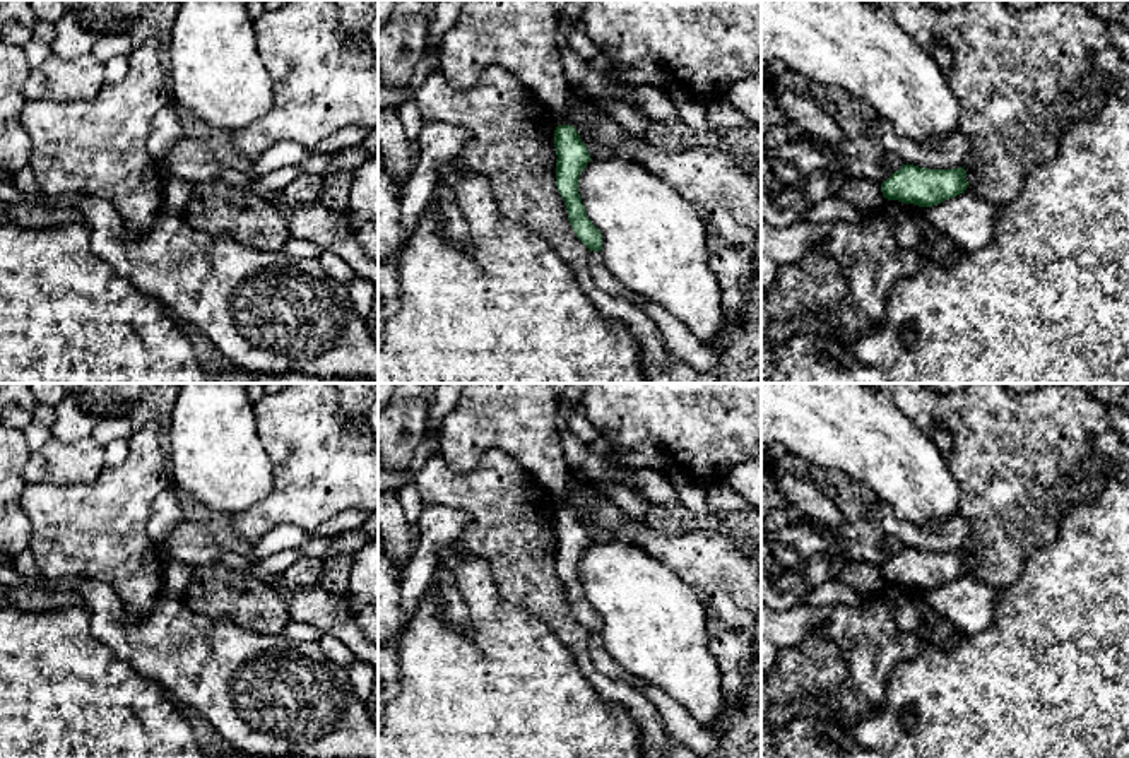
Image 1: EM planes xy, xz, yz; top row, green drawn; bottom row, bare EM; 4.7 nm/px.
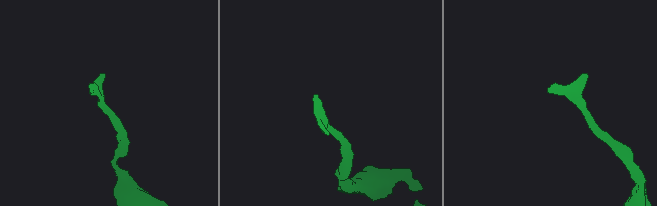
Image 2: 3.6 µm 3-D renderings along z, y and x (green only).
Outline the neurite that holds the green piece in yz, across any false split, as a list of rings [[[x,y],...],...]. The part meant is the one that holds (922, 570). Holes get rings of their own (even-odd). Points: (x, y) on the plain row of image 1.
[[[907,546],[881,566],[881,575],[888,583],[931,590],[965,577],[968,570],[965,560],[966,554],[961,549],[929,553]]]

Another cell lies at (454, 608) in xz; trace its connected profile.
[[[440,566],[436,580],[440,582],[438,597],[443,607],[443,619],[458,630],[470,633],[472,626],[467,614],[467,606],[455,585],[453,575],[445,566]]]

